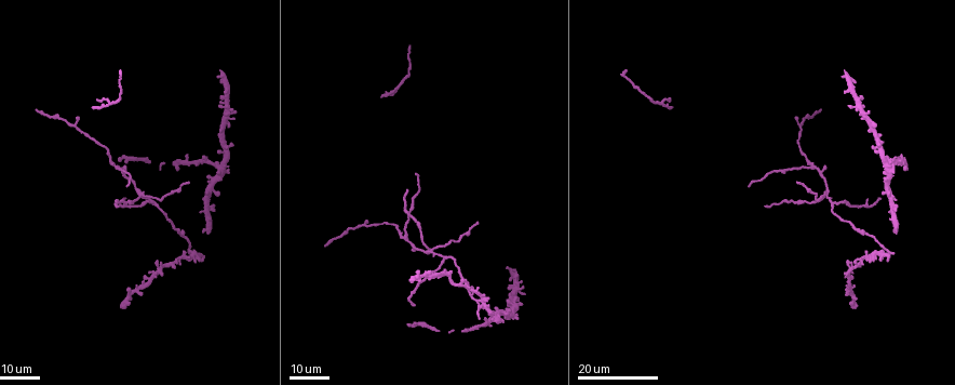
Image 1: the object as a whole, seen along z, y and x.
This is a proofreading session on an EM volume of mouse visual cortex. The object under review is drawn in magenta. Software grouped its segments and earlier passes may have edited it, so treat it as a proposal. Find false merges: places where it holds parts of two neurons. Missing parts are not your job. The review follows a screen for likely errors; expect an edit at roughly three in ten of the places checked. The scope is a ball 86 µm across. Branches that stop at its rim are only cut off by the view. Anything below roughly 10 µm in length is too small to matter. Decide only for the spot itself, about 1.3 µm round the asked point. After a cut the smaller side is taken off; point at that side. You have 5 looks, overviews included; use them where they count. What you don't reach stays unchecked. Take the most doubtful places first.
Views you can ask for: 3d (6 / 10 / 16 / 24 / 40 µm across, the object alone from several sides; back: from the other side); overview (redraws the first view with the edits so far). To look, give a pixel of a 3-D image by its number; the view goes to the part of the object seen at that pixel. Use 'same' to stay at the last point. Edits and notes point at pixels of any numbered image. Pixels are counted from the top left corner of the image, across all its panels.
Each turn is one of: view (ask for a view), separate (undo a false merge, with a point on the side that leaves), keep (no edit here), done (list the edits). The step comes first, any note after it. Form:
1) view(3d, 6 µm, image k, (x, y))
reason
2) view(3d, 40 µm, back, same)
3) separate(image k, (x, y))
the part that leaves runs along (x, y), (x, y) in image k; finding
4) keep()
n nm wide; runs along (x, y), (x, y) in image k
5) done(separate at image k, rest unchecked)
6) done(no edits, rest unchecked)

view(3d, 16 µm, image 1, (141, 194))
four-way junction

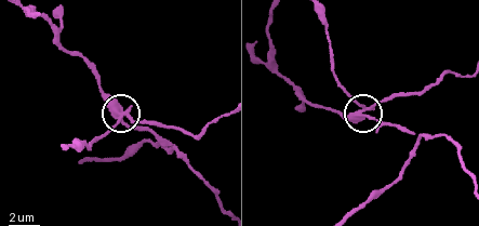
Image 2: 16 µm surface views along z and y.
view(3d, 10 µm, image 2, (364, 107))

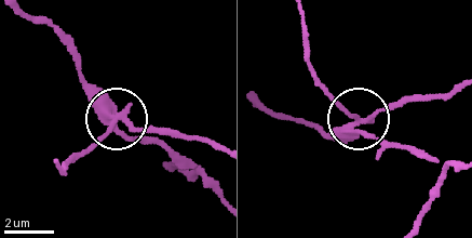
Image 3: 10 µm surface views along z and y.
separate(image 3, (135, 131))
the part that leaves runs along (106, 113), (109, 130), (63, 173), (56, 164) in image 3; two neurons meet here

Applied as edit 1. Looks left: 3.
view(overview)

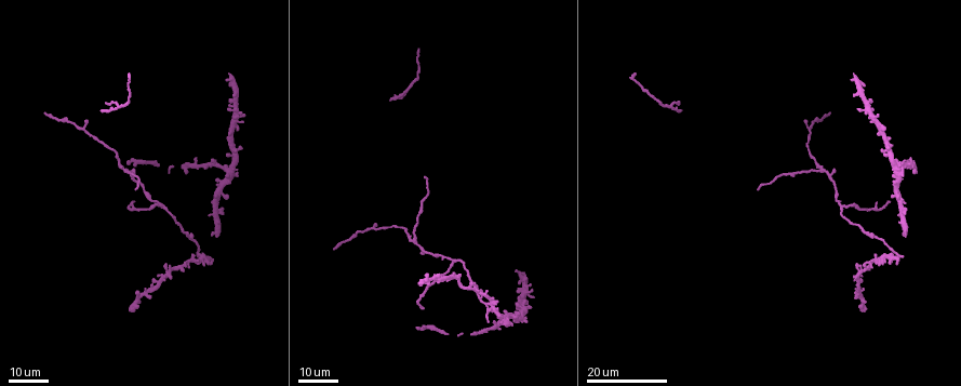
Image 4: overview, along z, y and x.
view(3d, 24 µm, image 4, (822, 170))
three-way junction

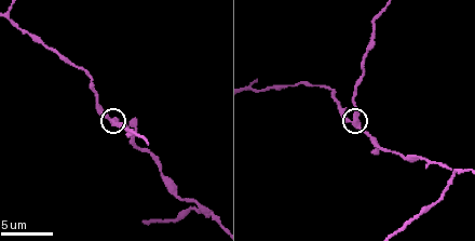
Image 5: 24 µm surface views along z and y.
view(3d, 6 µm, image 5, (355, 122))

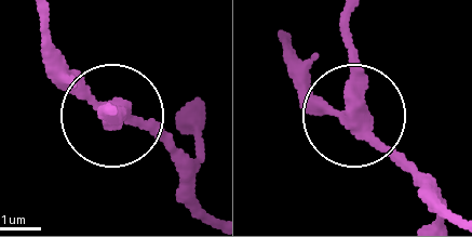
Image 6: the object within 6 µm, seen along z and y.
separate(image 6, (109, 123))
the part that leaves runs along (360, 121), (349, 22) in image 6; a second neuron is stuck on

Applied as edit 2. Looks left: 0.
done(separate at image 3, separate at image 6, rest unchecked)

